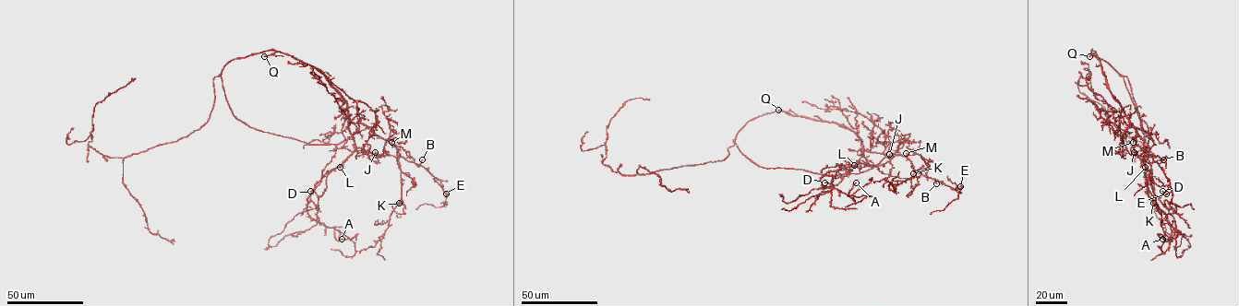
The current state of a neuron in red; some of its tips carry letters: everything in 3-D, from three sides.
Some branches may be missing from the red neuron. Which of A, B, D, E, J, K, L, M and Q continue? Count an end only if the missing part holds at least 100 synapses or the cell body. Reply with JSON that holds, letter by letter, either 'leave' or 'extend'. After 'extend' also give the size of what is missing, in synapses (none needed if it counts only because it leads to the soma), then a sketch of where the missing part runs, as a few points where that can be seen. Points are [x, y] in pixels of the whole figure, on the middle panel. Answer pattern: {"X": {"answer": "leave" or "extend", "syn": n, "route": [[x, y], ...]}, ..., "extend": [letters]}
{"A": {"answer": "leave"}, "B": {"answer": "leave"}, "D": {"answer": "leave"}, "E": {"answer": "leave"}, "J": {"answer": "leave"}, "K": {"answer": "leave"}, "L": {"answer": "leave"}, "M": {"answer": "leave"}, "Q": {"answer": "extend", "route": [[778, 110], [755, 111], [733, 80]]}, "extend": ["Q"]}

